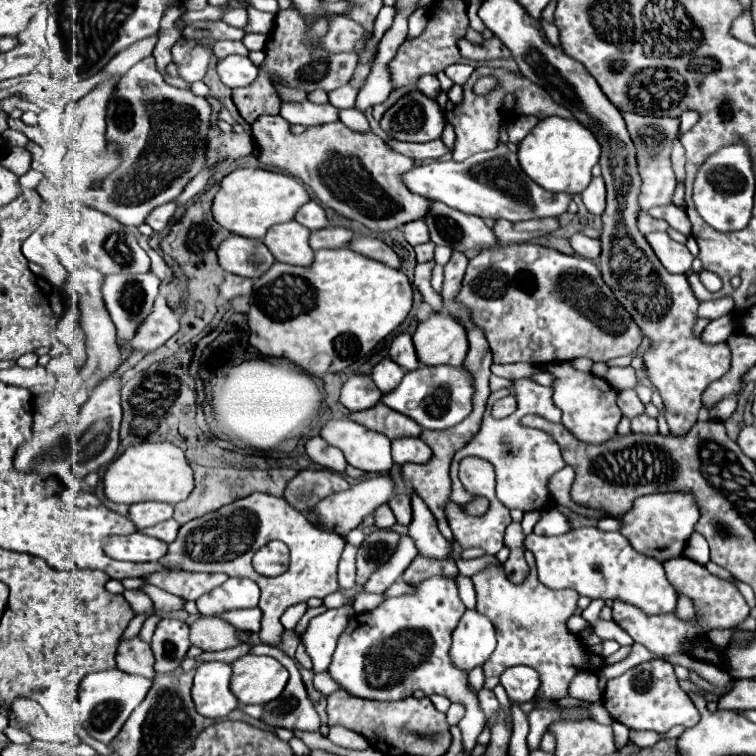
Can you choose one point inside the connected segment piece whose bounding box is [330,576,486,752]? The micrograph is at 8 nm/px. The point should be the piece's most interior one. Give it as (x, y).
(404, 645)

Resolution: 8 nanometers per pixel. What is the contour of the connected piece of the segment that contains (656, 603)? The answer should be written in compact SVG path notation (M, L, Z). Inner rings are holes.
M561 505L561 512L568 517L576 530L564 536L538 536L528 534L524 540L526 550L530 550L536 558L538 578L548 588L572 588L580 596L588 596L590 600L620 600L640 608L644 614L668 614L676 610L676 590L668 582L664 574L664 566L650 556L642 556L632 548L632 544L620 532L602 532L598 528L577 528L583 526L596 527L599 519L576 516Z

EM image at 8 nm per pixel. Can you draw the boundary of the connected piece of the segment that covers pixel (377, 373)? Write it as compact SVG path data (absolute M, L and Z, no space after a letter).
M386 358L386 360L382 360L380 364L374 366L374 370L372 370L372 380L376 382L376 386L378 386L384 394L388 394L388 392L392 392L392 390L400 384L400 380L402 380L404 374L406 374L406 372L404 372L396 362L392 362L390 358Z

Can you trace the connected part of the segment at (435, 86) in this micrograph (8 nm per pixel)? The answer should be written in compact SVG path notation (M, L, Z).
M426 74L426 76L422 76L422 78L416 82L416 88L418 88L420 92L424 92L426 96L436 98L436 96L438 96L438 90L440 90L440 82L438 82L436 76Z

